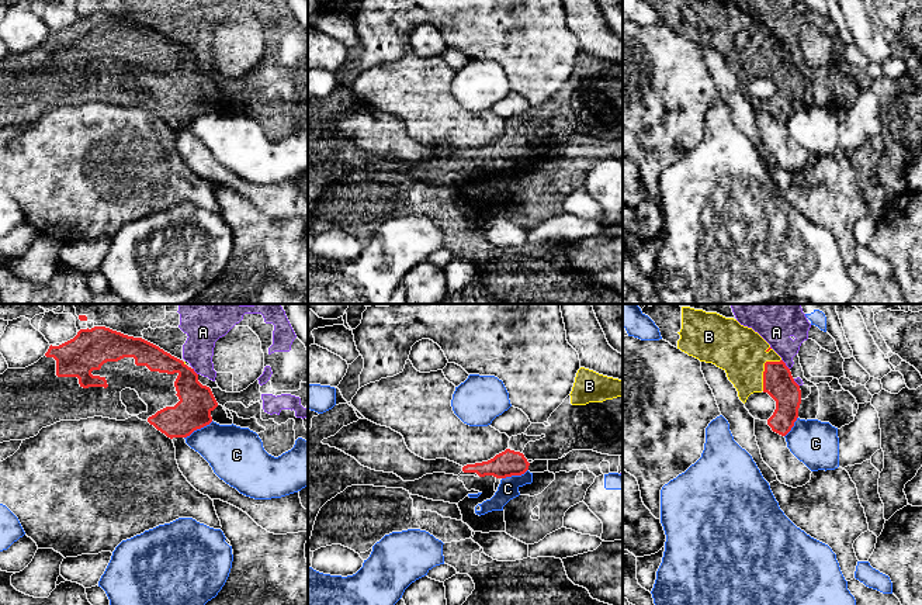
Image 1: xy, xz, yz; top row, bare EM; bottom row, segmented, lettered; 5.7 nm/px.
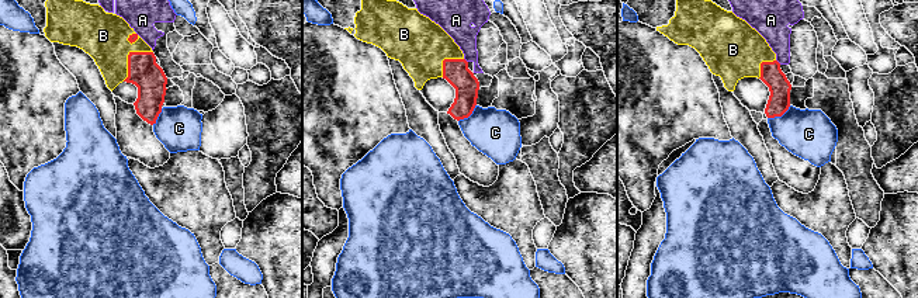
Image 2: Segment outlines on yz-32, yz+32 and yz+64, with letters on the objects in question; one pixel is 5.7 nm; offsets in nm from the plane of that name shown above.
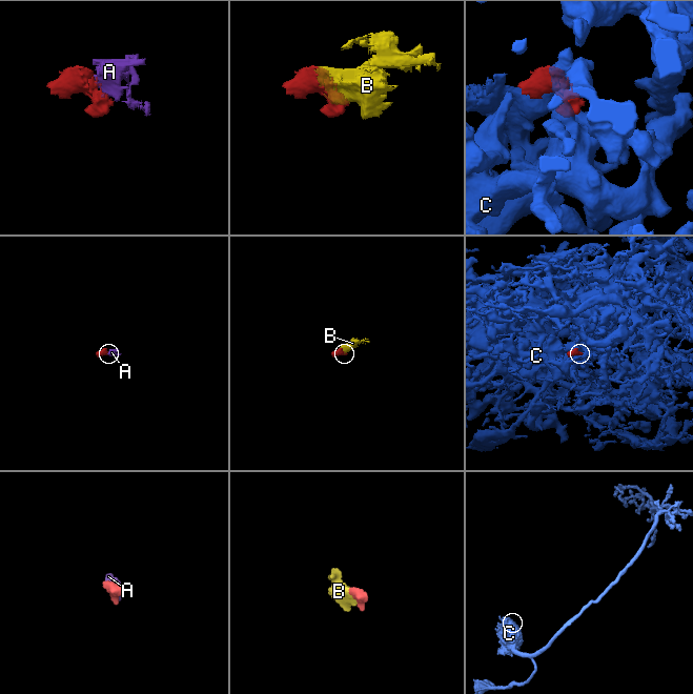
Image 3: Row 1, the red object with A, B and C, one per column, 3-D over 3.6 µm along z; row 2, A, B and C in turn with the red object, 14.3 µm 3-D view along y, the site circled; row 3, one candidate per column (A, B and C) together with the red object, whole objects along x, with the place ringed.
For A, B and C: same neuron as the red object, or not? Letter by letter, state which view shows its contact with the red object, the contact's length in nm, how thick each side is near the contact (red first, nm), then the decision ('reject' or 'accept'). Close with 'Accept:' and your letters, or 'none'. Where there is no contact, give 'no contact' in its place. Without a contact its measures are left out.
A: yz | 80 nm | 180/180 nm | reject
B: yz | 220 nm | 180/280 nm | accept
C: xy | 190 nm | 200/300 nm | reject
Accept: B

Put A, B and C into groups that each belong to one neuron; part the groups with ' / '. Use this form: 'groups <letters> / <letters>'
groups A C / B

